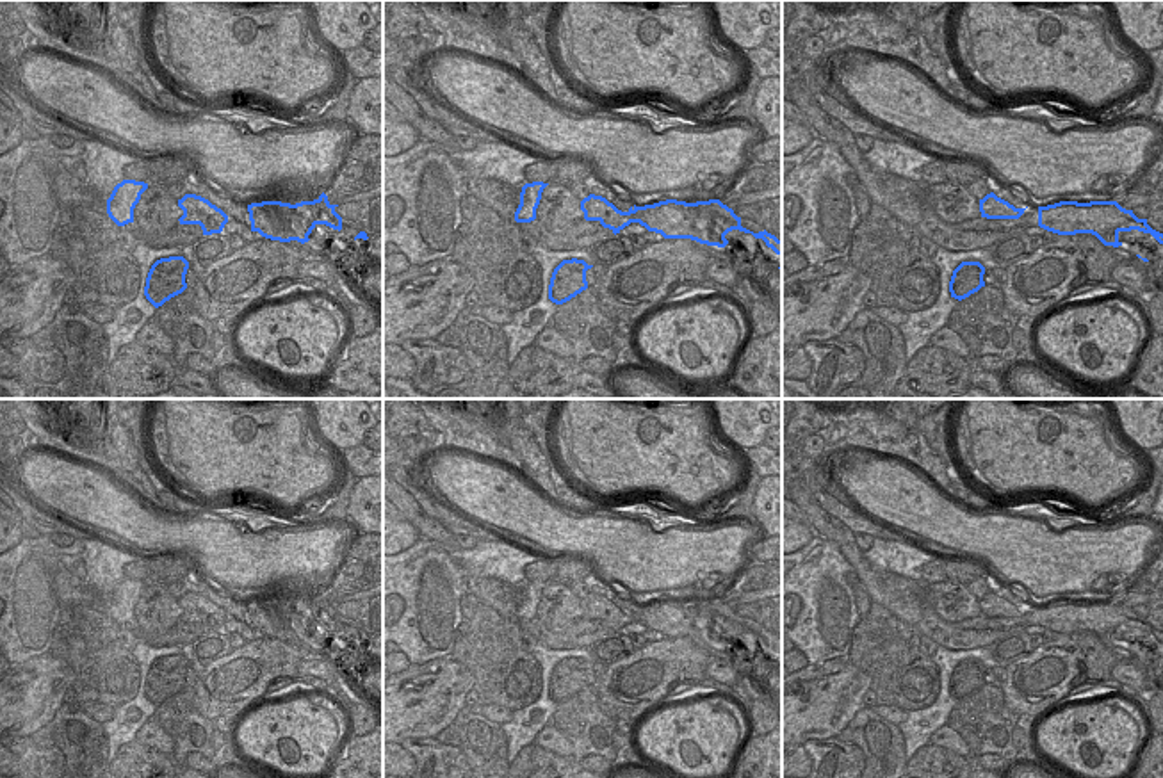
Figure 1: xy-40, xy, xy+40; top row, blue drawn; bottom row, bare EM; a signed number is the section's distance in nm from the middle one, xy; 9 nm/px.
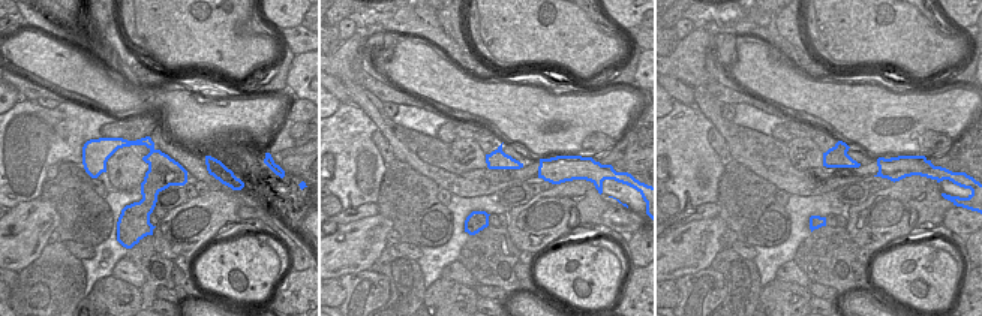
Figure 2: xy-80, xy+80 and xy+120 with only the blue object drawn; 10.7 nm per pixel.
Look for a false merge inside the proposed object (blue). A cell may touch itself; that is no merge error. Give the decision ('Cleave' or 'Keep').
Cleave.

